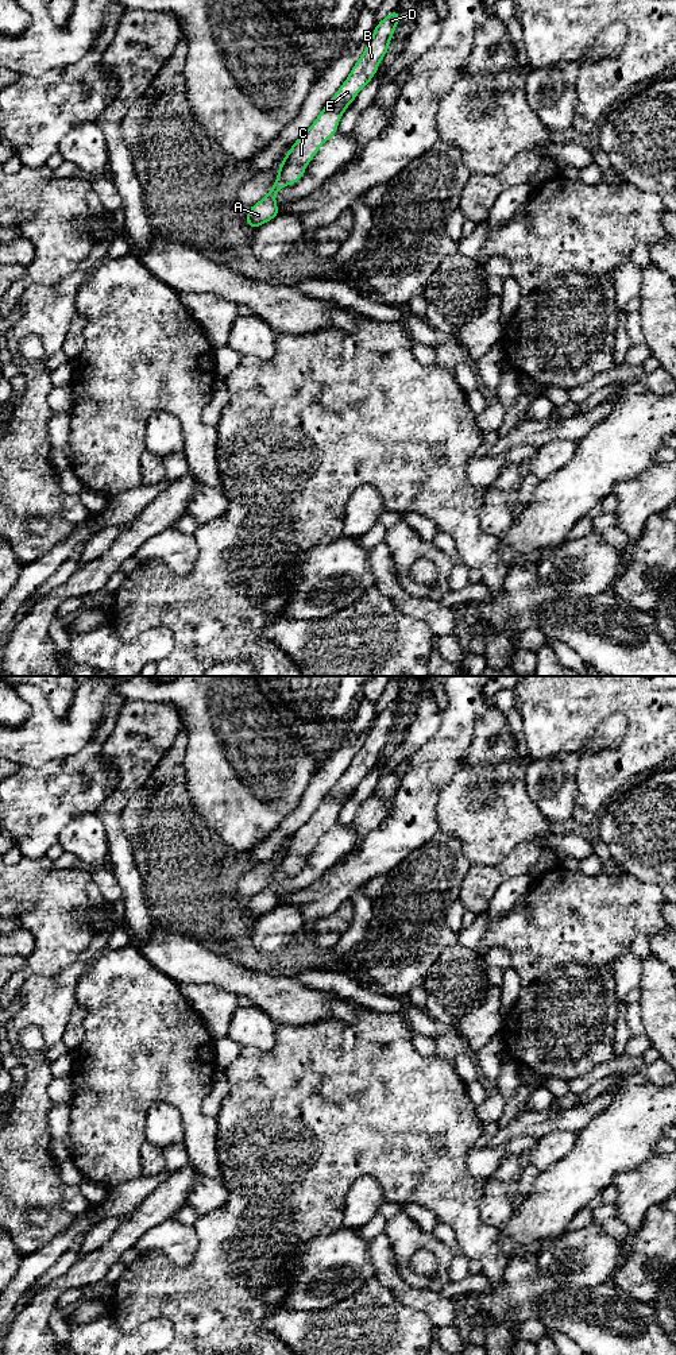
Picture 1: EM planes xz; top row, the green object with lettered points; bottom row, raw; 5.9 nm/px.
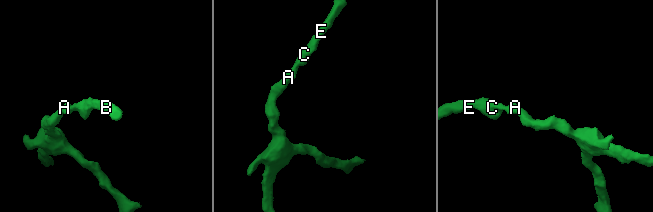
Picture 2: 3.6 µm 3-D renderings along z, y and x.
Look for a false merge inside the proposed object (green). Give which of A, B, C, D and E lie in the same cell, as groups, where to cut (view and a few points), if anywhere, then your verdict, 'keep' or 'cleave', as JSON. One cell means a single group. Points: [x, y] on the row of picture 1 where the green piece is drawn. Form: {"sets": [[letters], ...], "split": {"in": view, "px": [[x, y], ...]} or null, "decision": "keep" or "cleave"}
{"sets": [["A", "B", "C", "D", "E"]], "split": null, "decision": "keep"}

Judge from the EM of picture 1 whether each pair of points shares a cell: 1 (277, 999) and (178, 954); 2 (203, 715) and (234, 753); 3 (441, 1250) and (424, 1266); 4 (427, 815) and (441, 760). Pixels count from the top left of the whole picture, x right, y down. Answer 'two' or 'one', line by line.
1: one
2: one
3: two
4: one

